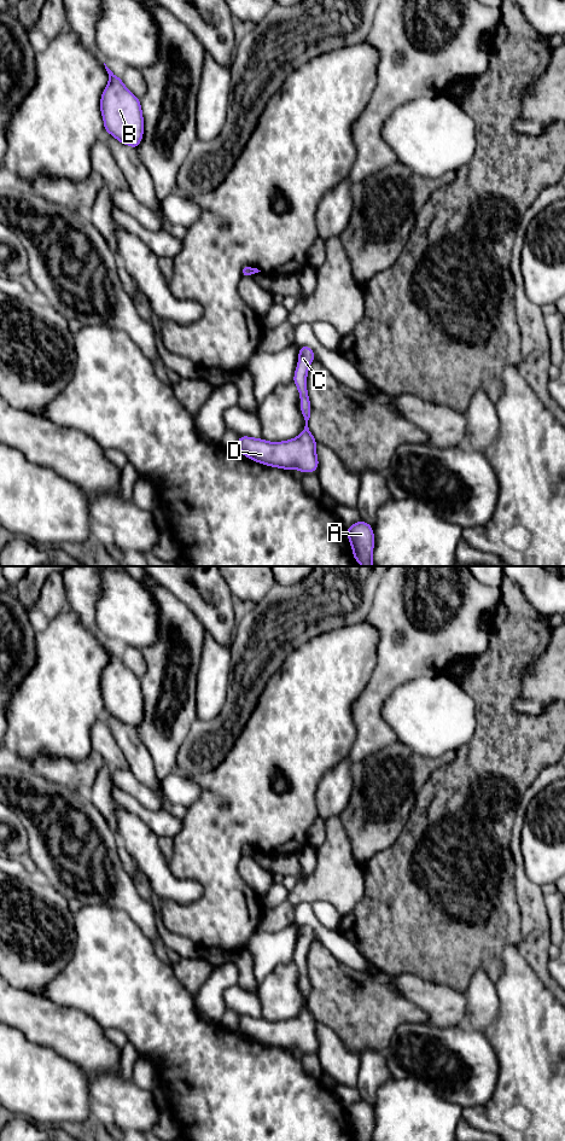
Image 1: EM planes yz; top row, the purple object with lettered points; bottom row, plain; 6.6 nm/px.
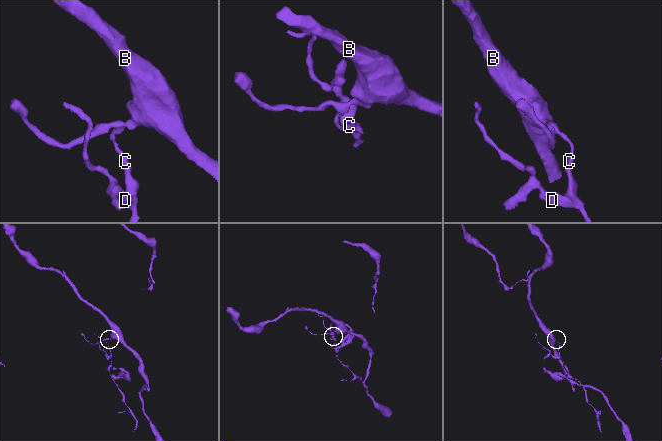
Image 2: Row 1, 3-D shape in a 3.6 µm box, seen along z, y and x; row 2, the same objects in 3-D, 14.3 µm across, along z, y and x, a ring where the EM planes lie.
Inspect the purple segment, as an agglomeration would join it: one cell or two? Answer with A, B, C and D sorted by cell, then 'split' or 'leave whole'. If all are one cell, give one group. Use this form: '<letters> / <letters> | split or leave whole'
A C D / B | split

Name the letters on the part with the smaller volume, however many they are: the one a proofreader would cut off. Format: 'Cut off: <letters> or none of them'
Cut off: A, C, D

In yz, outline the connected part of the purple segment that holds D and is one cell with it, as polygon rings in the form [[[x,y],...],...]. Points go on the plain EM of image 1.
[[[302,925],[299,927],[298,944],[292,960],[298,968],[301,992],[305,1000],[304,1009],[299,1015],[282,1021],[268,1021],[262,1018],[238,1015],[239,1032],[266,1046],[279,1047],[287,1050],[297,1048],[302,1053],[318,1050],[316,1019],[308,1007],[311,984],[307,970],[307,954],[314,939],[315,935],[313,928],[308,925]]]

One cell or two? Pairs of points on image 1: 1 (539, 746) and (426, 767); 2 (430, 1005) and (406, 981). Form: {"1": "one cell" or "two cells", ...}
{"1": "two cells", "2": "one cell"}

